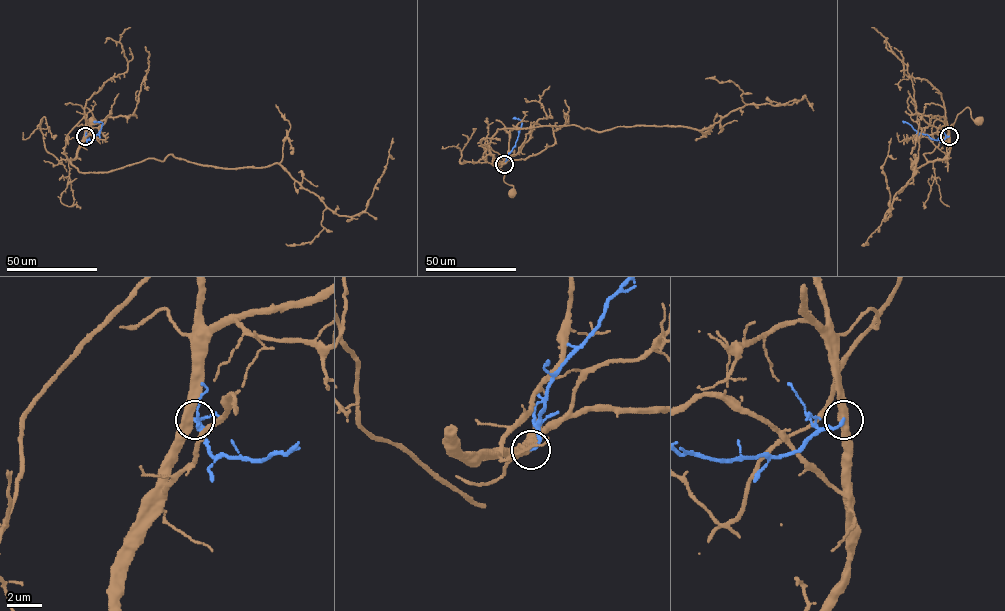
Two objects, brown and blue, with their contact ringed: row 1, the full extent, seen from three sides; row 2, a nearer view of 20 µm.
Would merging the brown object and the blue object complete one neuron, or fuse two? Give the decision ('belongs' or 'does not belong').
does not belong

